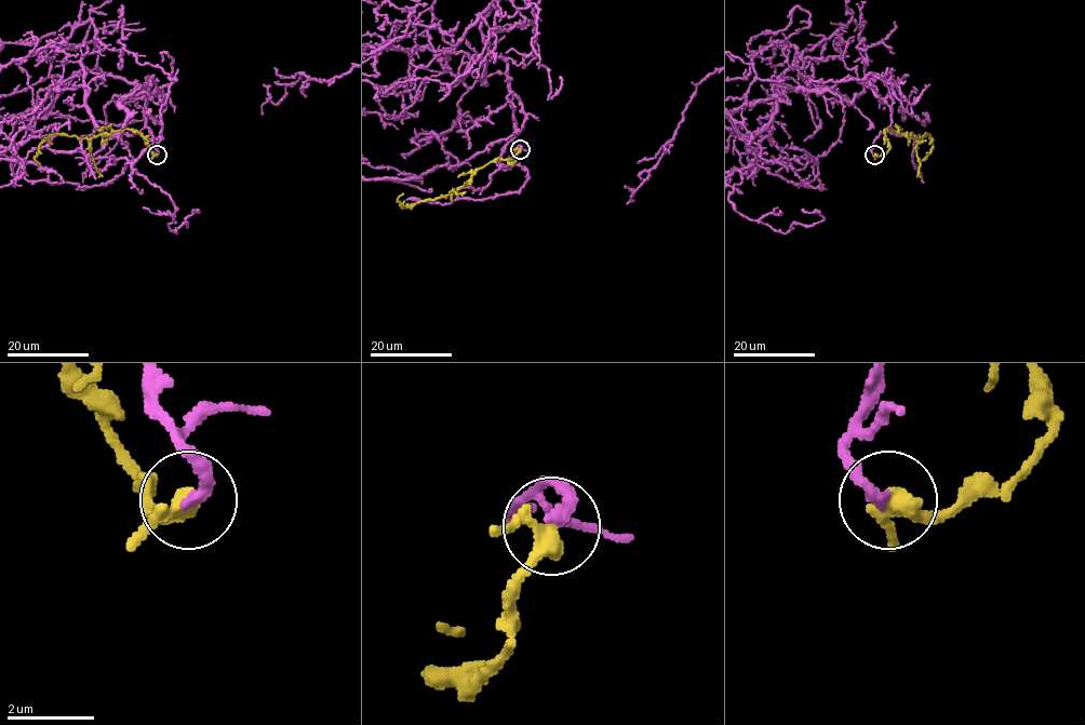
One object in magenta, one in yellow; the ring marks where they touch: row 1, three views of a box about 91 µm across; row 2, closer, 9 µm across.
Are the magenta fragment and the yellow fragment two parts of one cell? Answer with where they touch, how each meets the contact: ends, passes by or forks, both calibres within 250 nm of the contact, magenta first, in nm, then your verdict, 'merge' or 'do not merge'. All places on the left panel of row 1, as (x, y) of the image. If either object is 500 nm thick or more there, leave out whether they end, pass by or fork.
place (157, 155); magenta ends; yellow passes by; calibres 280 and 360 nm; merge

